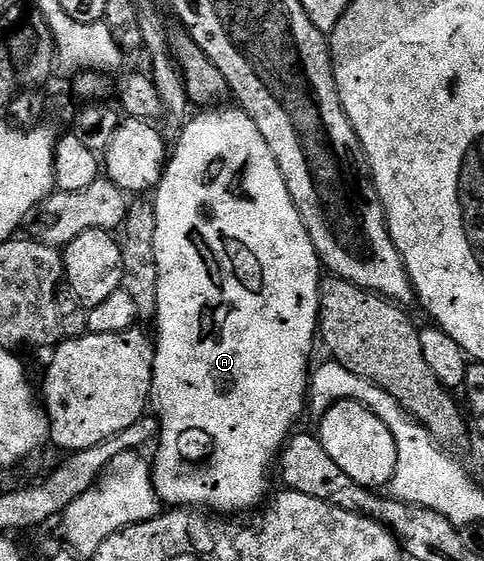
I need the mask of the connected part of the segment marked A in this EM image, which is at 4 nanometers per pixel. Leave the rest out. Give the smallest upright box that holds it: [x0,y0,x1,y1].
[150,107,322,515]

